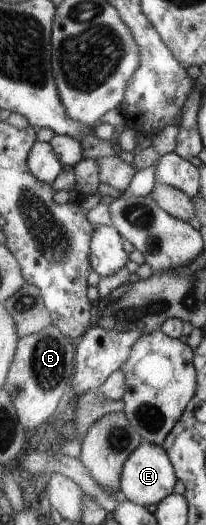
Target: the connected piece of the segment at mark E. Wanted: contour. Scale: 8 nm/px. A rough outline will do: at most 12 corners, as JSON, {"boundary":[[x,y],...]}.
{"boundary":[[142,441],[120,472],[122,498],[147,507],[170,495],[174,466]]}

